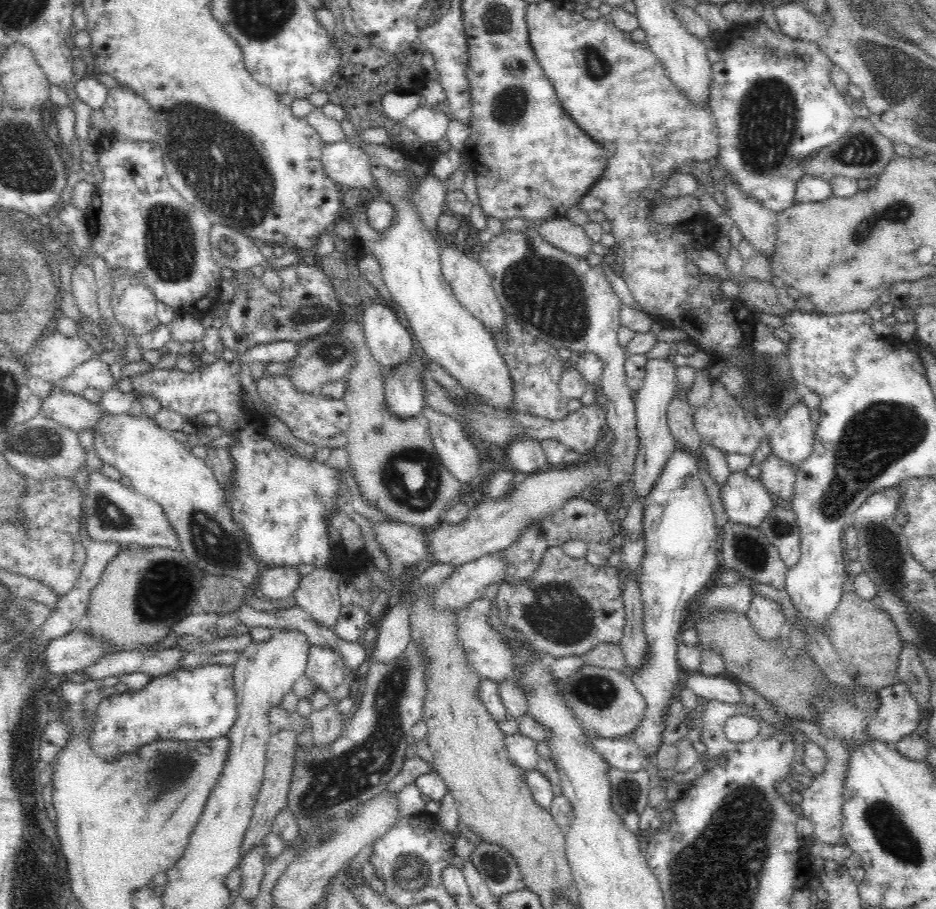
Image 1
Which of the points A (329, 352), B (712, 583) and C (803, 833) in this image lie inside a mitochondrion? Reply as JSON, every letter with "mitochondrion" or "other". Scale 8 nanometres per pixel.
{"A":"mitochondrion","B":"other","C":"other"}

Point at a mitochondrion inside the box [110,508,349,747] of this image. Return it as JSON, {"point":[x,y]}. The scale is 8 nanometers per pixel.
{"point":[165,585]}

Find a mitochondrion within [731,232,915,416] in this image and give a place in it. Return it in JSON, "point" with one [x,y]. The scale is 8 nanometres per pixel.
{"point":[769,391]}

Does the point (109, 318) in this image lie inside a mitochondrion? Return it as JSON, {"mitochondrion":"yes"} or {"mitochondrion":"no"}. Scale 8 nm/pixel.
{"mitochondrion":"no"}

